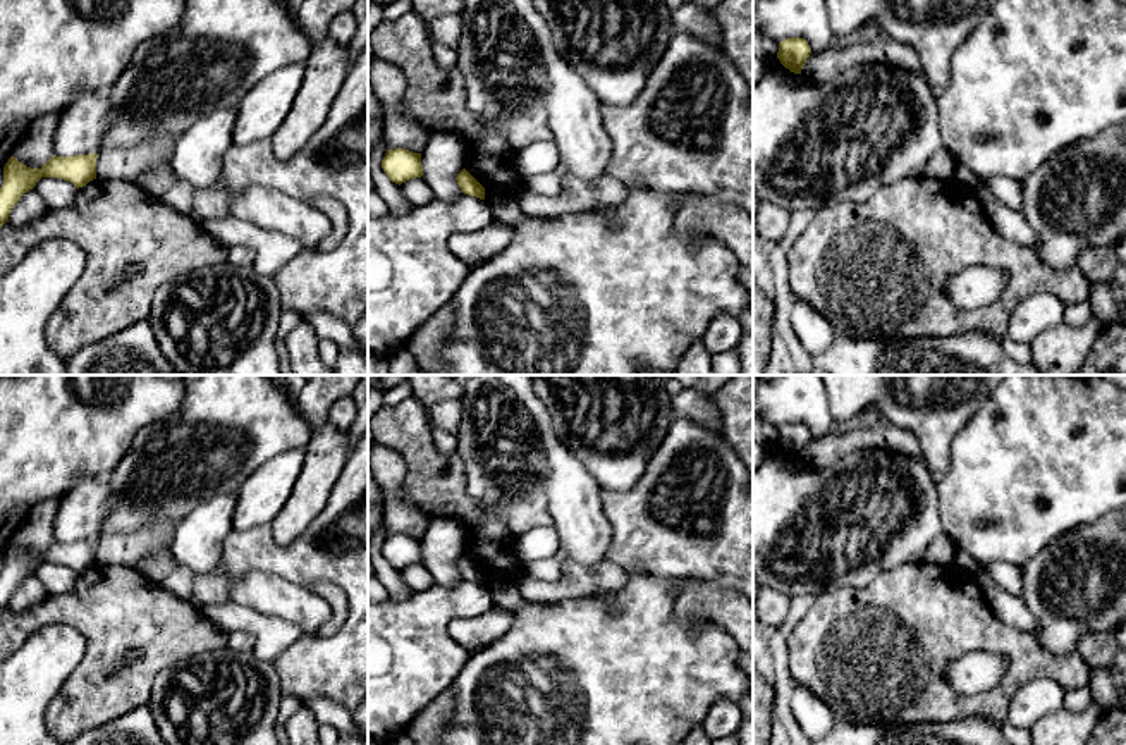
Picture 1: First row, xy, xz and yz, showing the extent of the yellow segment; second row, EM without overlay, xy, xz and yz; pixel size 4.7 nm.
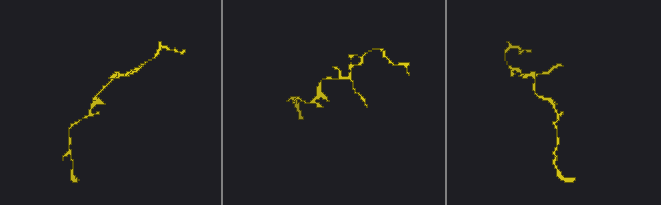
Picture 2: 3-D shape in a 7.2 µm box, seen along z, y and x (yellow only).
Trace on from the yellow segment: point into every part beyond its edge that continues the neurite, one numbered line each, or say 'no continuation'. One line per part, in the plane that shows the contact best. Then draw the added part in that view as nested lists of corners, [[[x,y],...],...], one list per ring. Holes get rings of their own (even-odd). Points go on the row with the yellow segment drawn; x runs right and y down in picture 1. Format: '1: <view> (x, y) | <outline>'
no continuation

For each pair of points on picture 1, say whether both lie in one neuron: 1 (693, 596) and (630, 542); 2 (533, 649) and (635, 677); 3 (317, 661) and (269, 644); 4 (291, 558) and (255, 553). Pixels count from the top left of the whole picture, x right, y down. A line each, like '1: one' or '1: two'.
1: two
2: one
3: two
4: one

